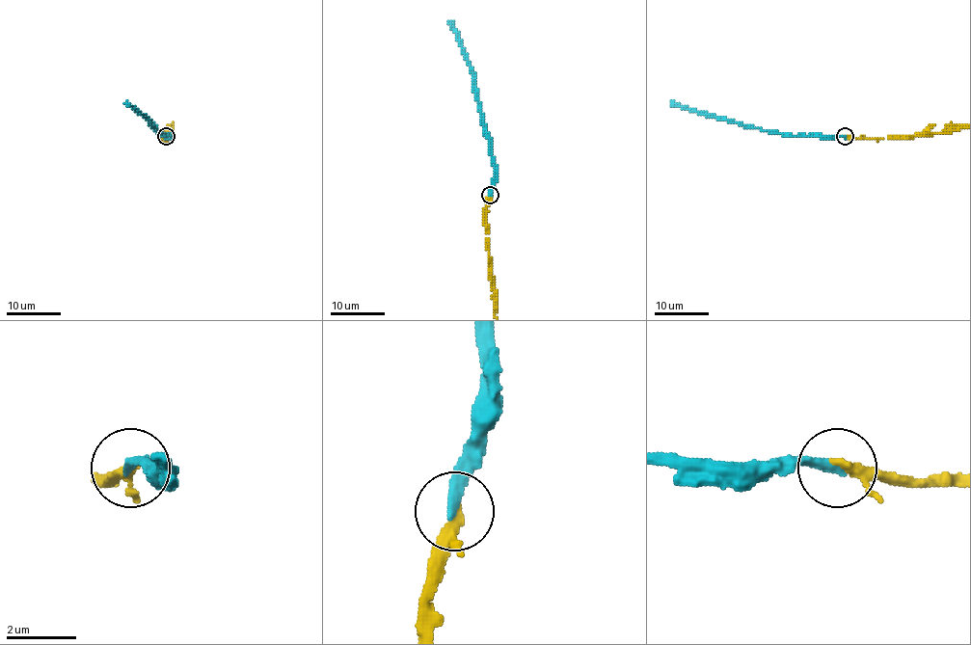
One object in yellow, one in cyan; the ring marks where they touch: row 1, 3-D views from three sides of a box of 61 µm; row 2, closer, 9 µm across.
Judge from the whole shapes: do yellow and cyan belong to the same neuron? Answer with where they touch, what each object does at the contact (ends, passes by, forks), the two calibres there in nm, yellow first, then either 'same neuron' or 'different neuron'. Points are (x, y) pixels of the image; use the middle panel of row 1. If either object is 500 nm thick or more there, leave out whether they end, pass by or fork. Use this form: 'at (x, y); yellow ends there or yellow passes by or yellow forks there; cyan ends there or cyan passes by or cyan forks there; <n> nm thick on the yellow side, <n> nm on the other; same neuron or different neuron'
at (490, 195); yellow passes by; cyan ends there; 240 nm thick on the yellow side, 320 nm on the other; same neuron

